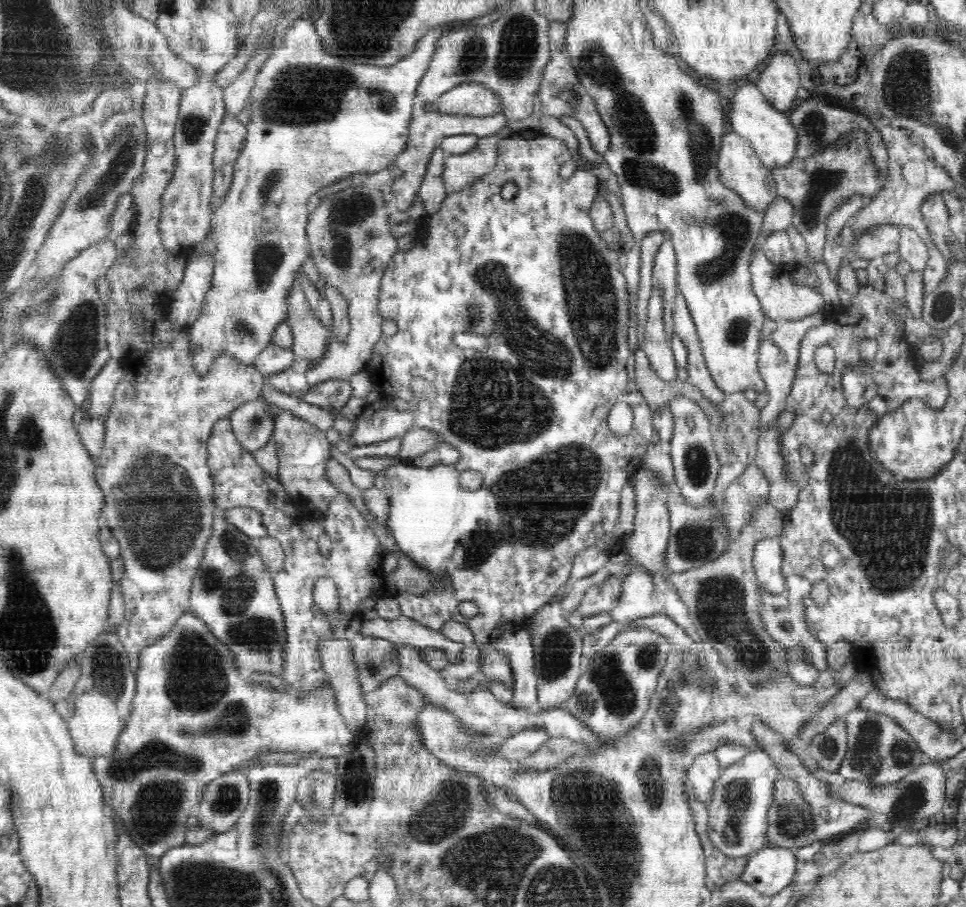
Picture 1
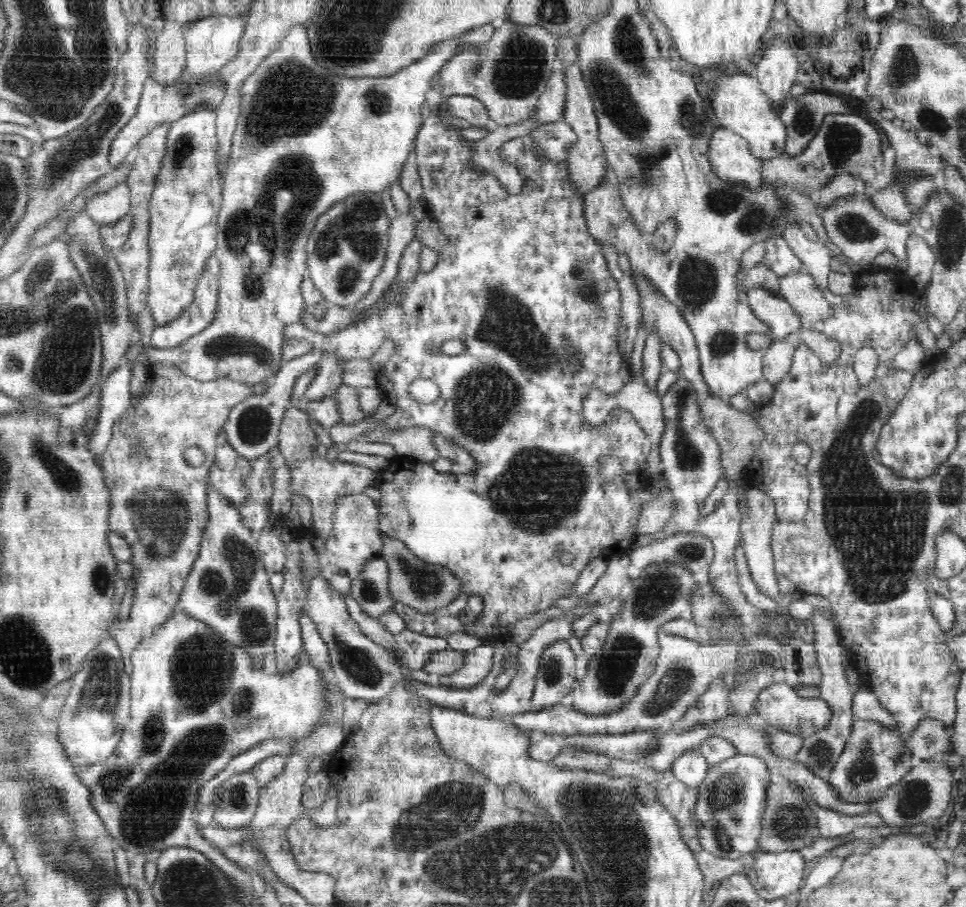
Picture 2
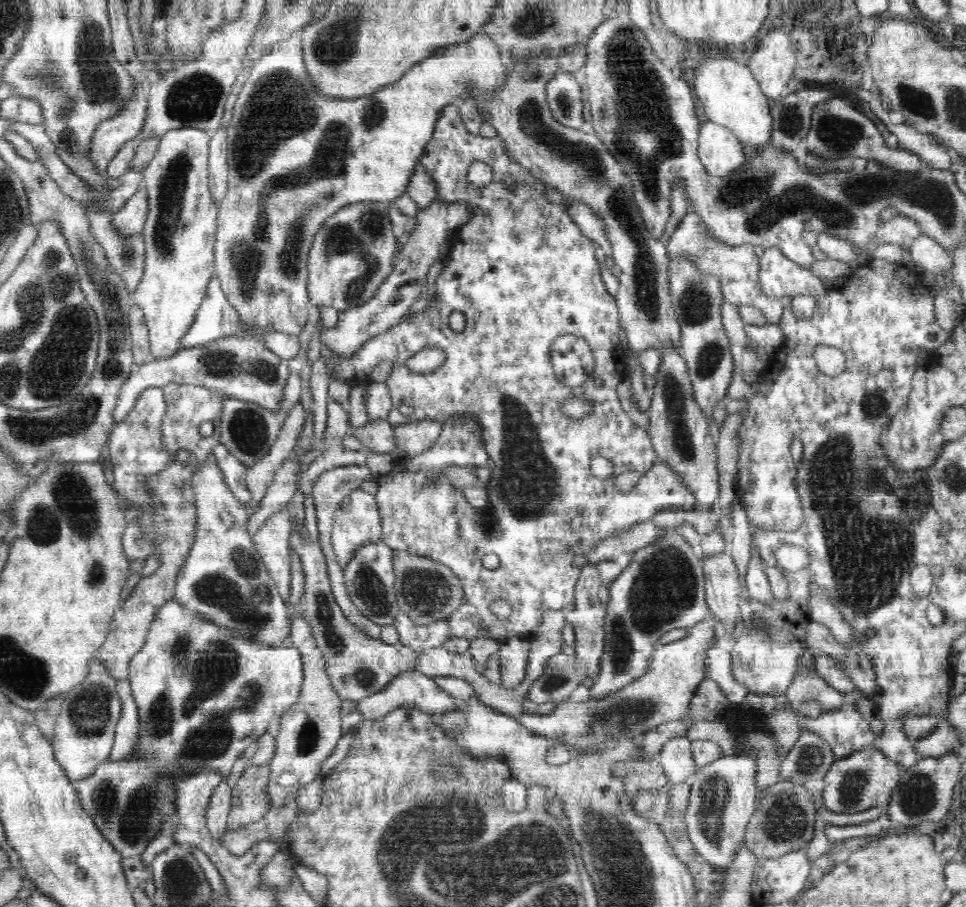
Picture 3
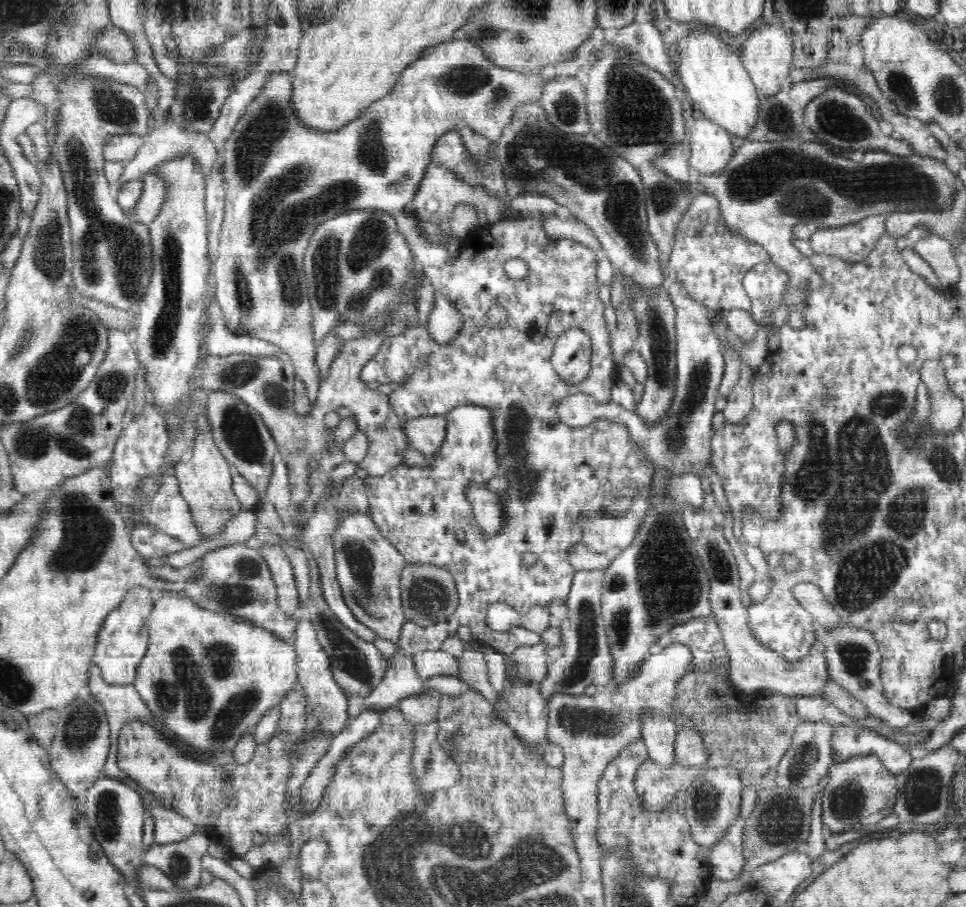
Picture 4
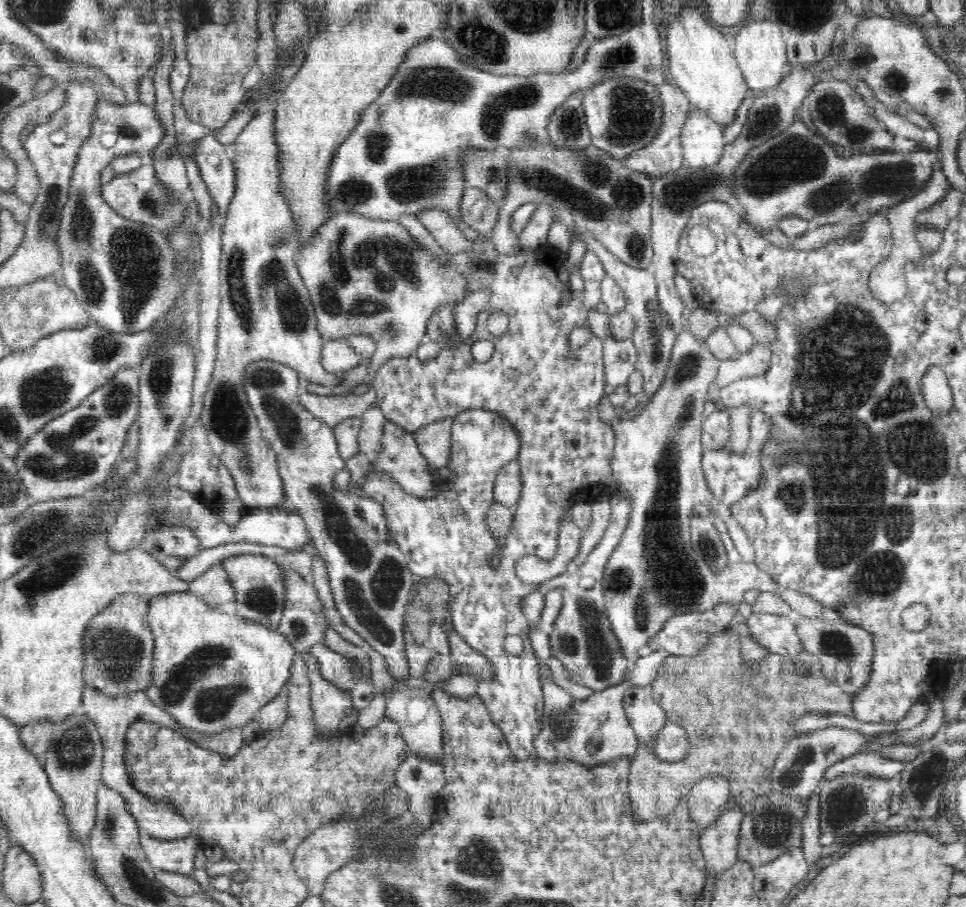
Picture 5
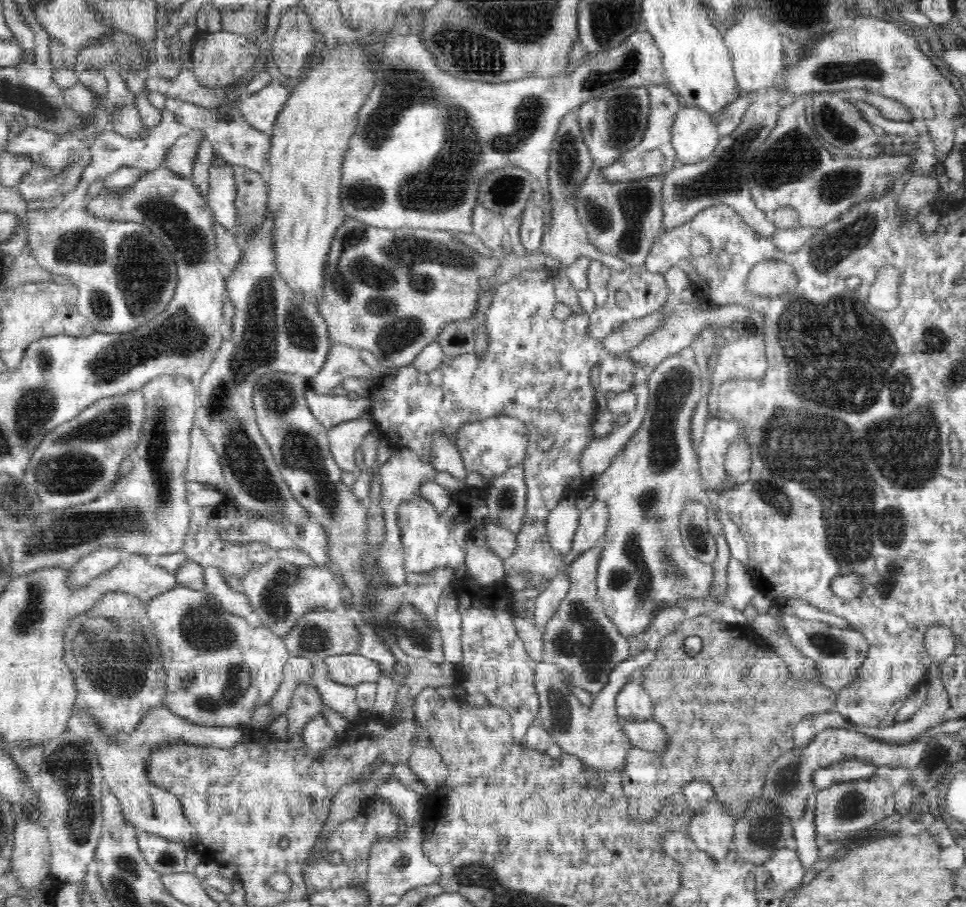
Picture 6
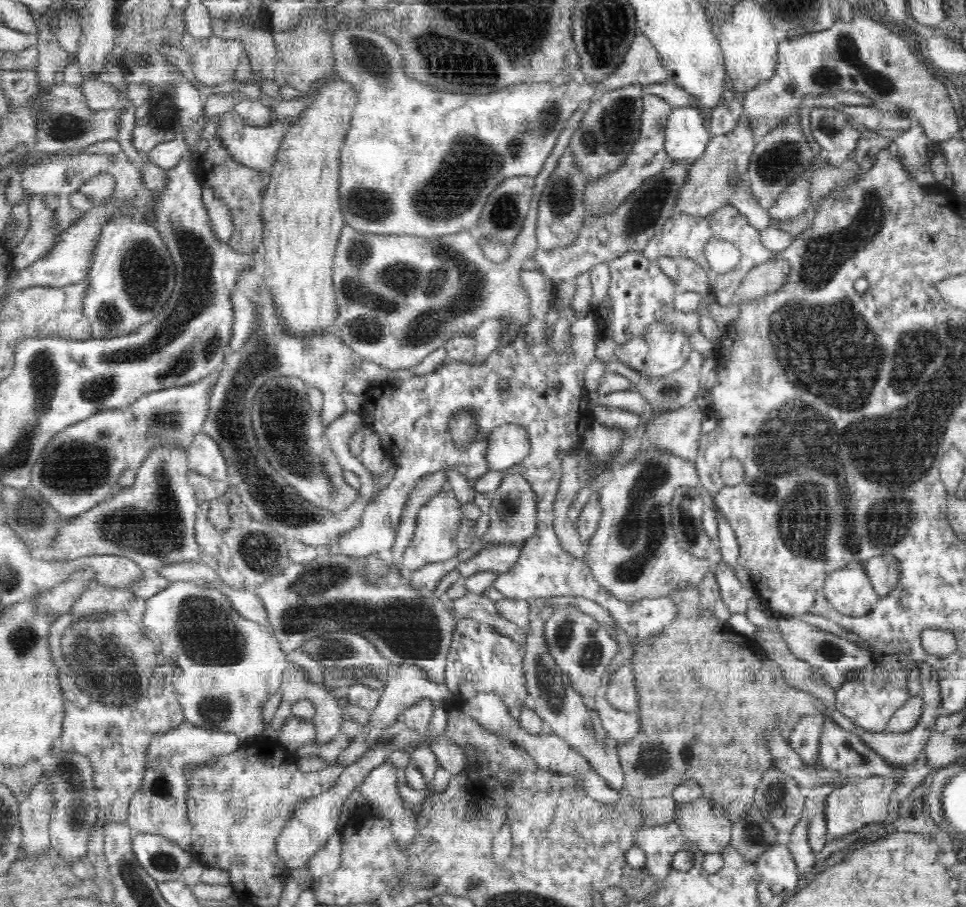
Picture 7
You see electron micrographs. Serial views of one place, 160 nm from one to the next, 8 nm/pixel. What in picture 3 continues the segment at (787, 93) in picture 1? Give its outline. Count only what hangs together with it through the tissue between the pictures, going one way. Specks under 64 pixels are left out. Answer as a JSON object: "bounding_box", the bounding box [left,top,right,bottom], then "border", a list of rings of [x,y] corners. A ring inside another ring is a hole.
{"bounding_box":[747,30,797,100],"border":[[[770,30],[757,42],[756,51],[747,65],[762,92],[773,100],[787,92],[796,61],[797,56],[788,34],[784,30]]]}

